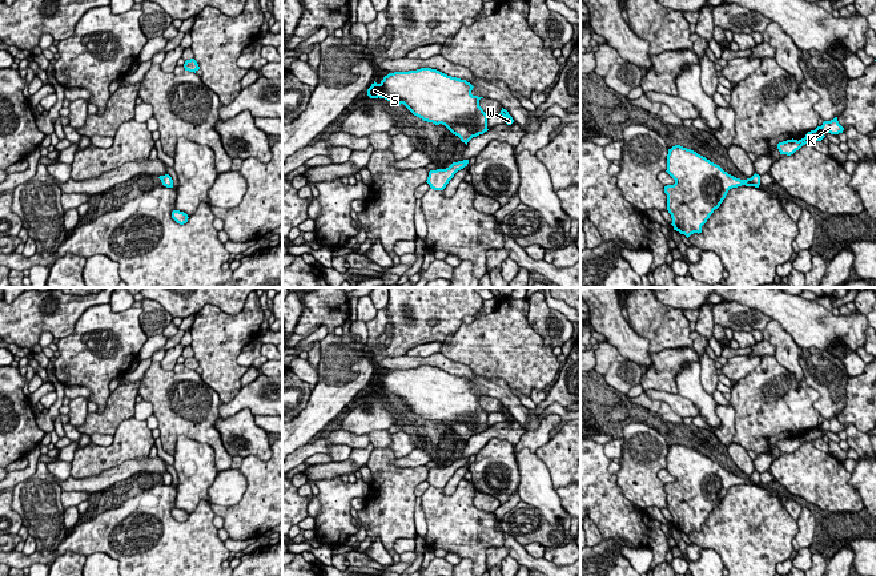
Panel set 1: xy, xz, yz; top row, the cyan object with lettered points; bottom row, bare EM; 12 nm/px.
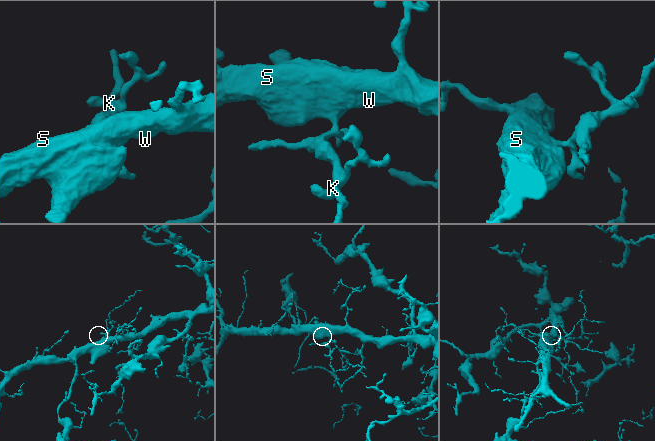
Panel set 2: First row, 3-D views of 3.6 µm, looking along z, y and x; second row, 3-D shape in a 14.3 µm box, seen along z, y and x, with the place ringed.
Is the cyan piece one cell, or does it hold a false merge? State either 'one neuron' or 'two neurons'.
one neuron

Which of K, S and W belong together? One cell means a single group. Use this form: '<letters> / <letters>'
K S W

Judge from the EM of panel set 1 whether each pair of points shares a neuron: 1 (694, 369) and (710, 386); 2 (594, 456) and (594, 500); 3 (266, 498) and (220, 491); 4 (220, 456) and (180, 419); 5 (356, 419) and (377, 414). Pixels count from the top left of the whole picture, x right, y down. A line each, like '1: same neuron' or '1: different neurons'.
1: different neurons
2: same neuron
3: different neurons
4: same neuron
5: same neuron

